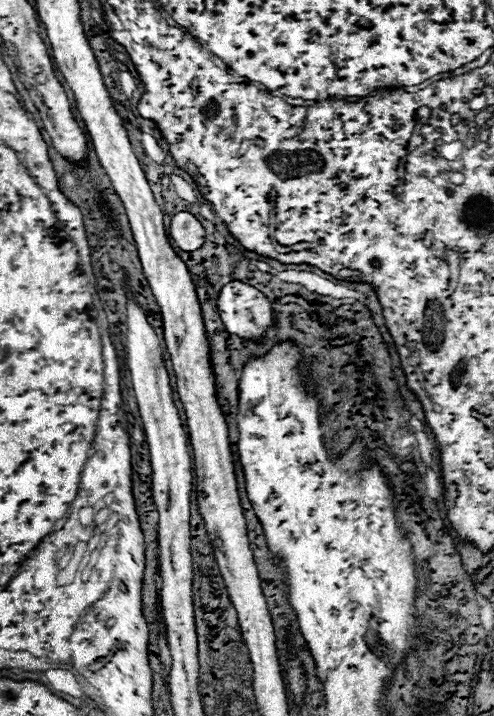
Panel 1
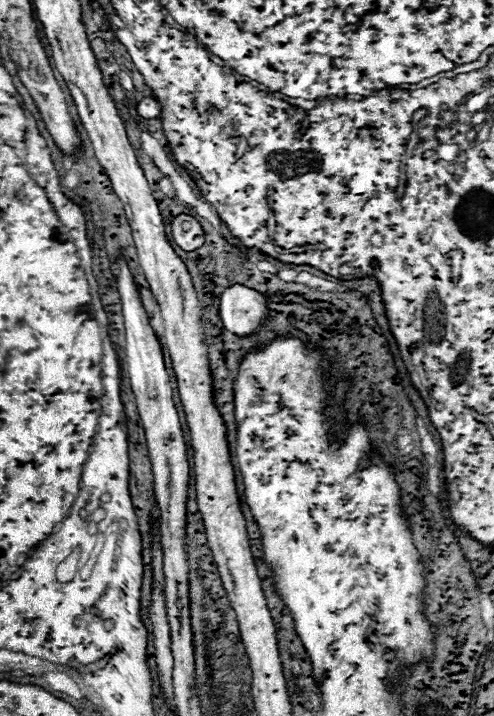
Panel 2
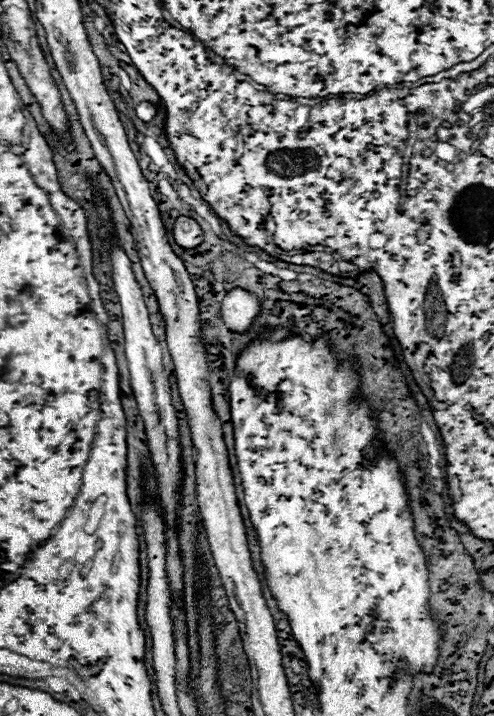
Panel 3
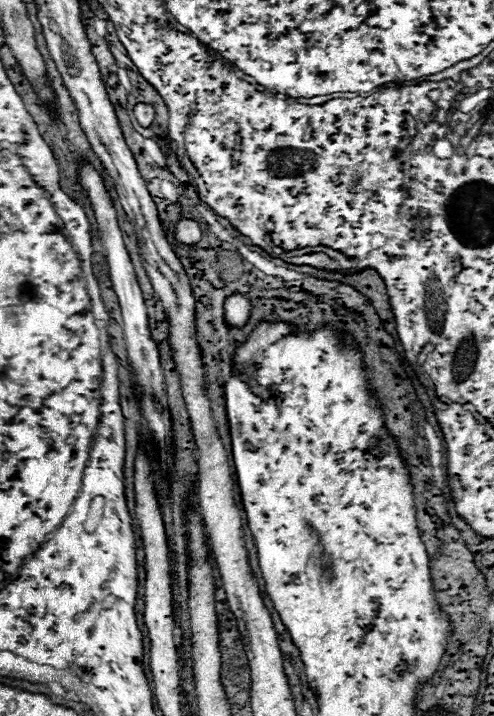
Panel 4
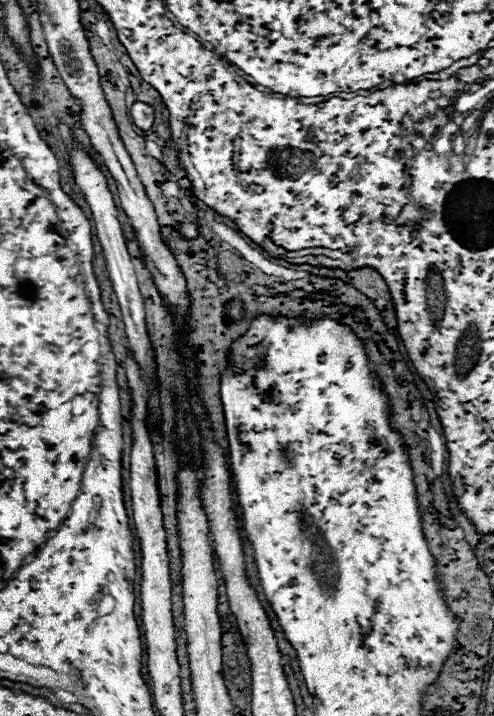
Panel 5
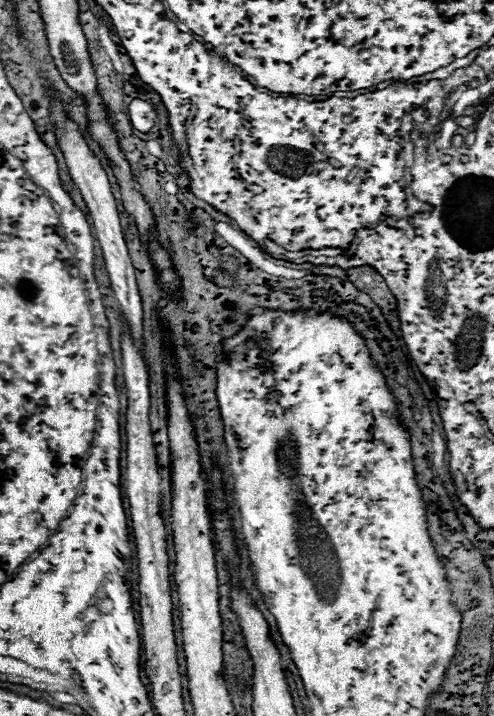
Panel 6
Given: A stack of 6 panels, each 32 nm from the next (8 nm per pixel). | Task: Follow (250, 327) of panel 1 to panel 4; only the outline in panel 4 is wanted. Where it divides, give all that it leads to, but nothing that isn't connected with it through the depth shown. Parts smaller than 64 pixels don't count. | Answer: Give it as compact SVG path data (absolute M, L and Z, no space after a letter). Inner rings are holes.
M234 292L224 300L224 320L232 328L242 328L244 324L248 324L252 310L254 310L252 302L240 292Z

